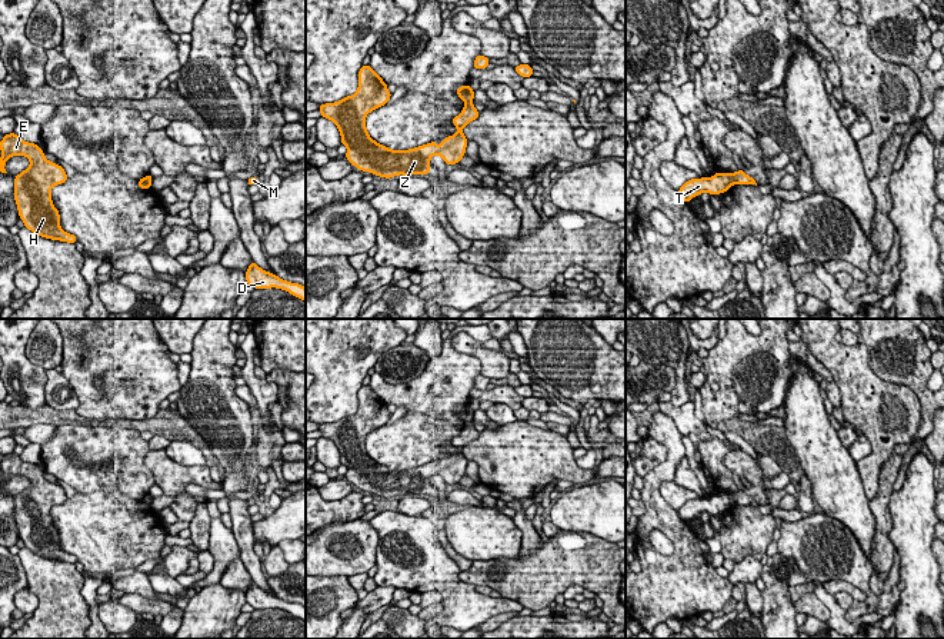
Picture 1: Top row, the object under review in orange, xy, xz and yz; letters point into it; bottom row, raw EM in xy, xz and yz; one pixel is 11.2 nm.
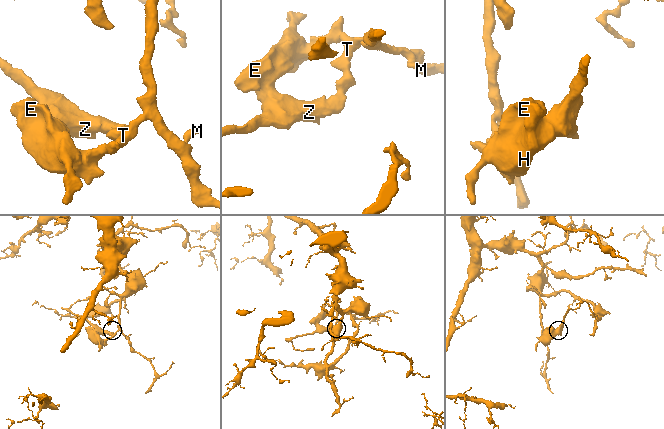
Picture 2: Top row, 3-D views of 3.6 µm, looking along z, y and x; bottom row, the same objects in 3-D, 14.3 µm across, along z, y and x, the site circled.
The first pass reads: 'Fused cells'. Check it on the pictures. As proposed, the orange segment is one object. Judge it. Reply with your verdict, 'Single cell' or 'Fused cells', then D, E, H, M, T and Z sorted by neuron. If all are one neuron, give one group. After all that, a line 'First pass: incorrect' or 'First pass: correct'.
Single cell. Groups: D E H M T Z
First pass: incorrect

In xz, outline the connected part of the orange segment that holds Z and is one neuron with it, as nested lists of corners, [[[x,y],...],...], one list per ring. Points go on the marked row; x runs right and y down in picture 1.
[[[368,64],[358,70],[358,89],[354,94],[336,103],[320,104],[318,110],[321,117],[336,123],[341,134],[341,144],[348,149],[346,159],[357,170],[386,179],[398,174],[430,174],[430,157],[434,154],[440,154],[446,164],[460,163],[468,142],[463,134],[463,127],[478,119],[480,114],[471,103],[474,90],[468,84],[458,87],[456,93],[466,101],[461,113],[453,117],[453,124],[458,132],[446,137],[440,146],[437,142],[431,142],[401,152],[374,142],[367,133],[366,116],[387,104],[391,97],[387,84]]]

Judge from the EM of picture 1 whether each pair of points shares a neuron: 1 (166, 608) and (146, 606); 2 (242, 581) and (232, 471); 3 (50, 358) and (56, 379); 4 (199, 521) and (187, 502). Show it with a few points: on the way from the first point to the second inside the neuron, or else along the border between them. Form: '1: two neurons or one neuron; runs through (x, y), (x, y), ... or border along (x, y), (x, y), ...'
1: one neuron; runs through (162, 608), (150, 606)
2: two neurons; border along (239, 558), (252, 579)
3: two neurons; border along (54, 368), (46, 370)
4: two neurons; border along (197, 503), (190, 522)

